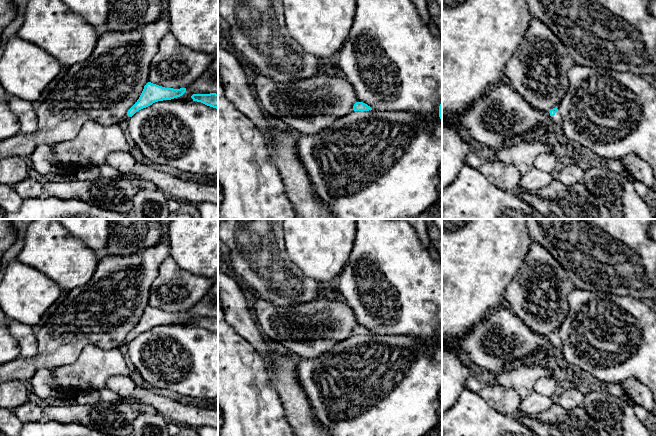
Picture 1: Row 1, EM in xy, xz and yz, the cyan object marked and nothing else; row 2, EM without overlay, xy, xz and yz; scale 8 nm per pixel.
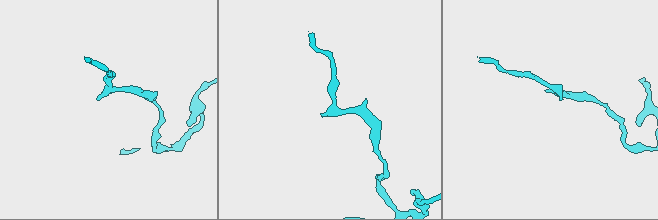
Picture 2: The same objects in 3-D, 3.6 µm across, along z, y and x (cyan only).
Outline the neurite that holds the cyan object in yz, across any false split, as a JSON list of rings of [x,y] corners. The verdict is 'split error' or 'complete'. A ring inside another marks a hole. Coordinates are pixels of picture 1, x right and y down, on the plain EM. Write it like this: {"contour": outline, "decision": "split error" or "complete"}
{"contour": [[[557,332],[551,333],[548,338],[551,340],[551,343],[557,348],[557,350],[561,350],[562,348],[562,341]]], "decision": "split error"}

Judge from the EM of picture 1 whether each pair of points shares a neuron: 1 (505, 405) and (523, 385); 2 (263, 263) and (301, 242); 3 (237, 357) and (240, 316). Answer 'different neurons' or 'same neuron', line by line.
1: different neurons
2: different neurons
3: different neurons

